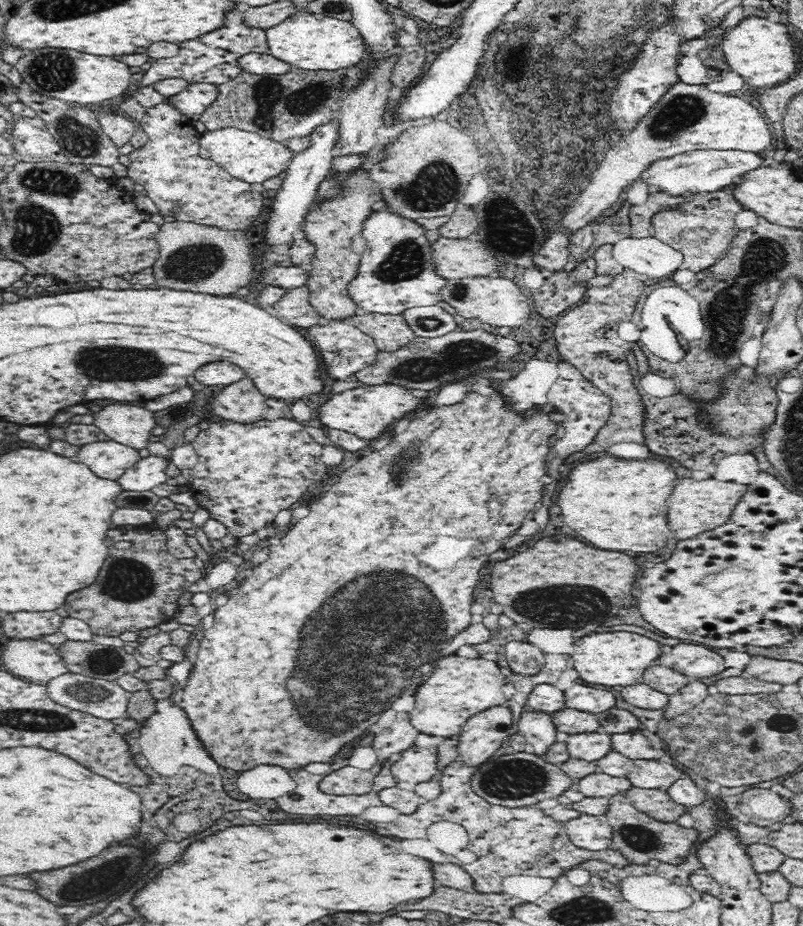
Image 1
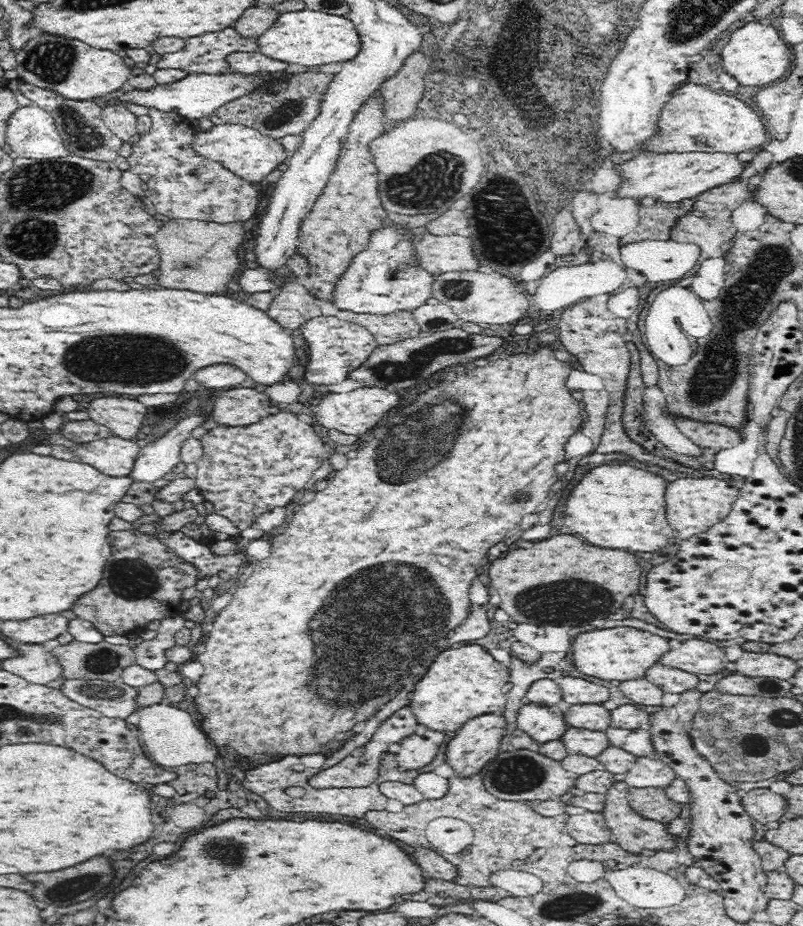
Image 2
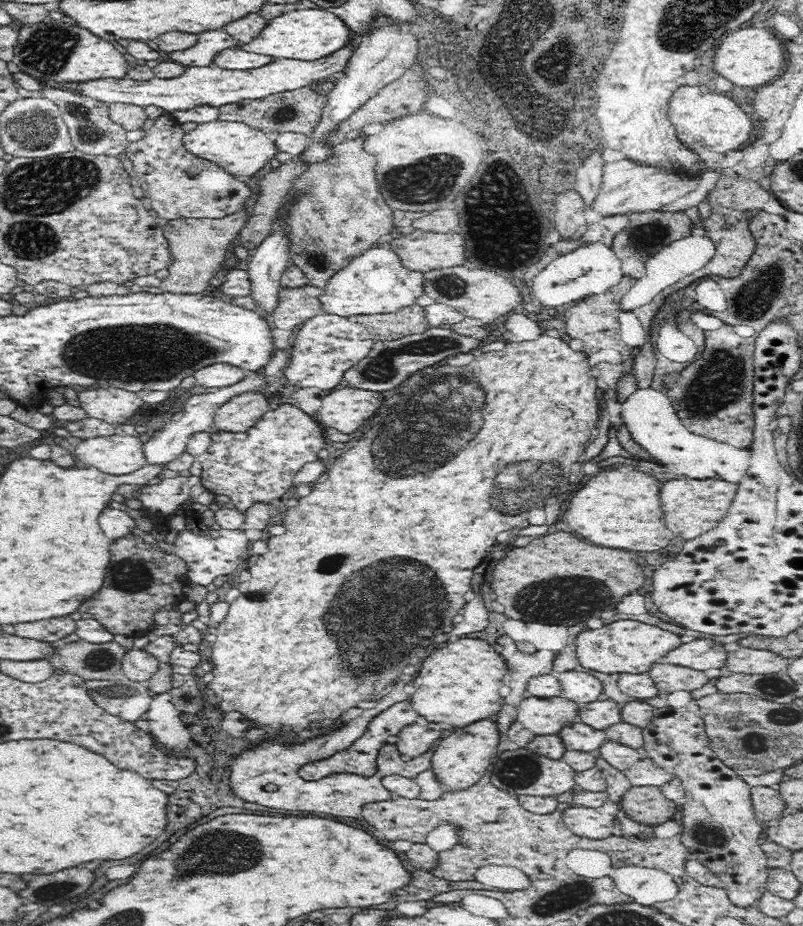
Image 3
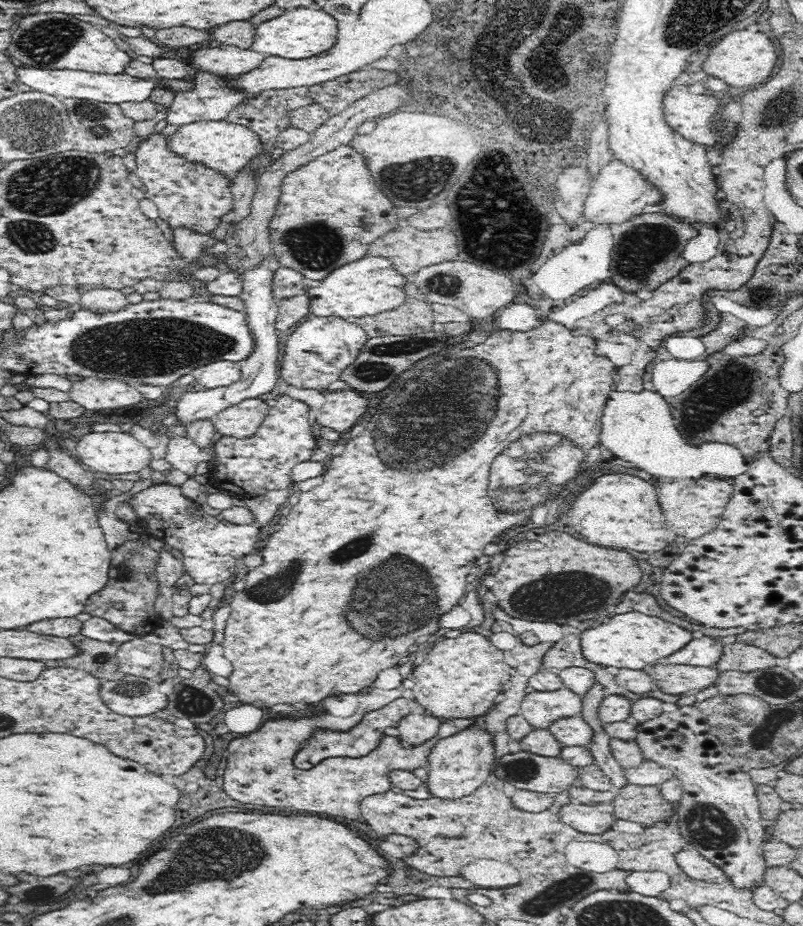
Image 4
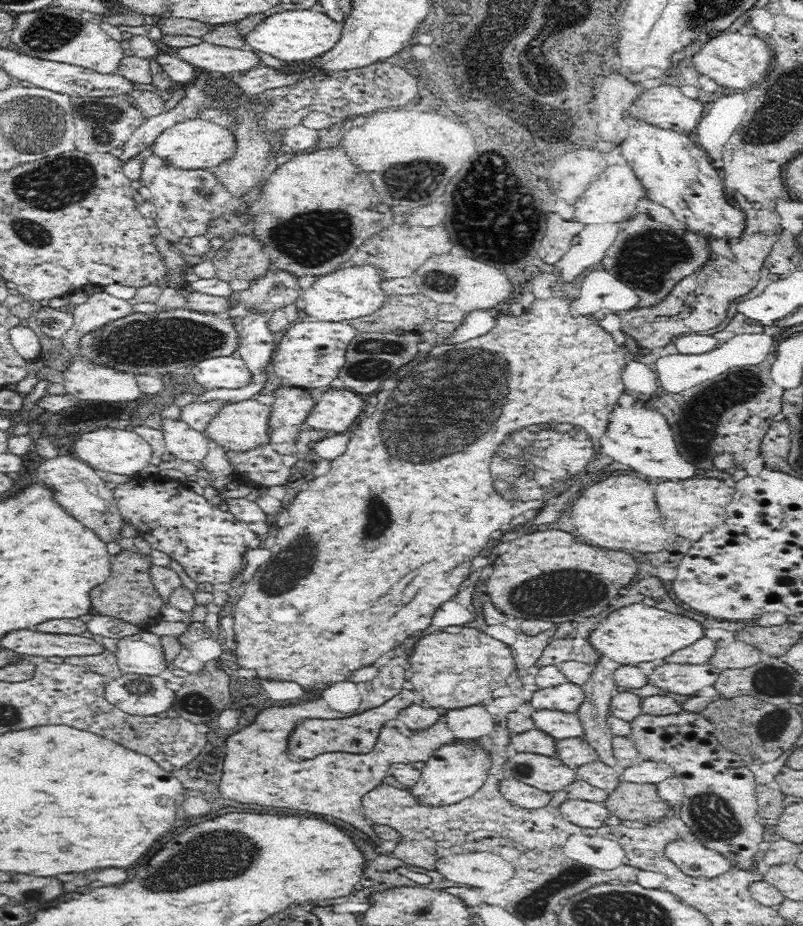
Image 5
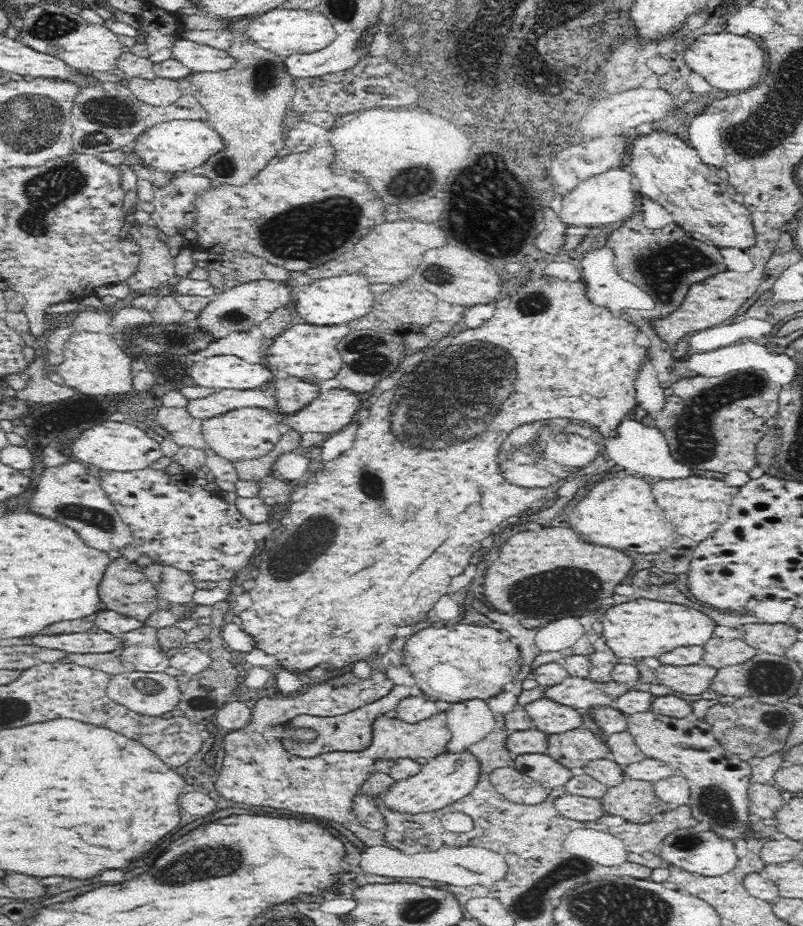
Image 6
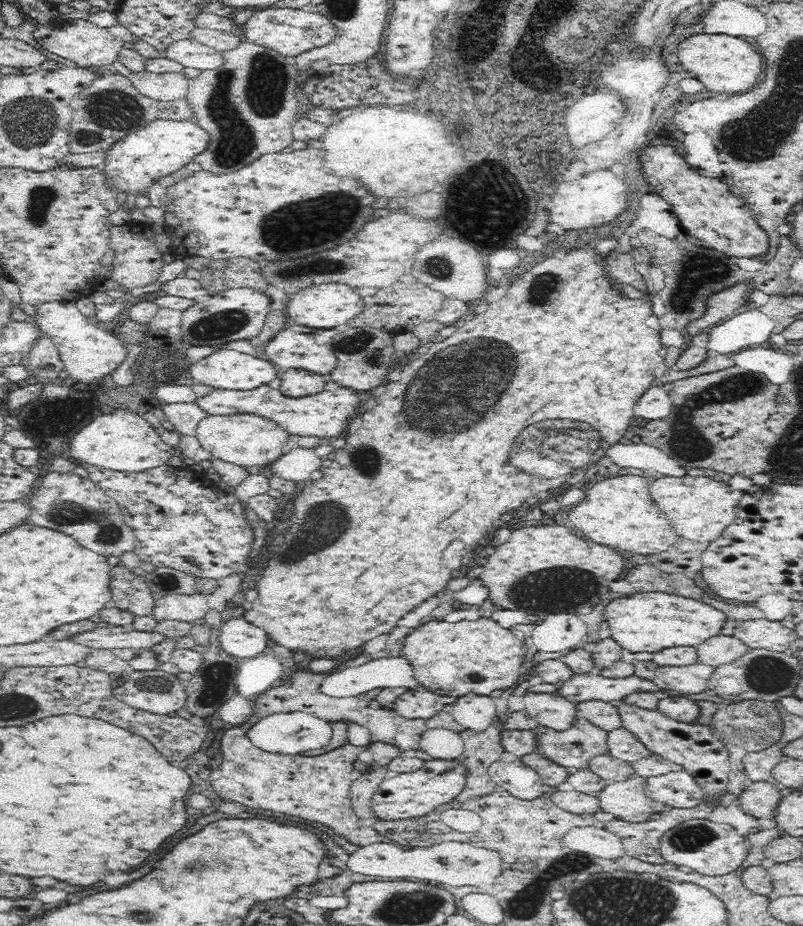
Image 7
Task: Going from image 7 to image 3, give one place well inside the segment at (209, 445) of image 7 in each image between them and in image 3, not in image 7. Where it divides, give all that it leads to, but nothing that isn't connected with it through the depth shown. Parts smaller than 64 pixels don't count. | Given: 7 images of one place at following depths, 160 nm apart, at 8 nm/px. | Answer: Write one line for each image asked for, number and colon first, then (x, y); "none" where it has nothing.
3: (239, 415)
4: (241, 421)
5: (242, 427)
6: (240, 435)

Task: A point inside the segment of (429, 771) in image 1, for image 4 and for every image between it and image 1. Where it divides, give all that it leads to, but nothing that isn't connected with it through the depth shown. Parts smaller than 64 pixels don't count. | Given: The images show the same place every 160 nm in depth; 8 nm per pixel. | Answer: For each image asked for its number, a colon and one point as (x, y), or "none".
2: (416, 751)
3: (413, 740)
4: (414, 728)

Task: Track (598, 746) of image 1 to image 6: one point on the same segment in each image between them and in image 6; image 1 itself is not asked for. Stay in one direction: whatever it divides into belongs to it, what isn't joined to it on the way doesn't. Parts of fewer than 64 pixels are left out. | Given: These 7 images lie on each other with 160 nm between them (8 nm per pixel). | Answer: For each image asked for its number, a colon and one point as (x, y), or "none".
2: (583, 741)
3: (580, 736)
4: (573, 730)
5: (556, 723)
6: (551, 717)

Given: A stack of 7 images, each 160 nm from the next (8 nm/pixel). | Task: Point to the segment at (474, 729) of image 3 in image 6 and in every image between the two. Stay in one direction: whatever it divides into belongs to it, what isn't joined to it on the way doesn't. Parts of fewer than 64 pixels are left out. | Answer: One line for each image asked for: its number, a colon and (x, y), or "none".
4: (458, 765)
5: (455, 772)
6: (445, 779)

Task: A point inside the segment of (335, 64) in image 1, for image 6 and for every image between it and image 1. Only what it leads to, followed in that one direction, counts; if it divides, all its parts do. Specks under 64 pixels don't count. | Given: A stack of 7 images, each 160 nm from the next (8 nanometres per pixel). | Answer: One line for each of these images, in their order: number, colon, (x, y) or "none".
2: (309, 38)
3: (310, 34)
4: (299, 33)
5: (291, 36)
6: (283, 31)

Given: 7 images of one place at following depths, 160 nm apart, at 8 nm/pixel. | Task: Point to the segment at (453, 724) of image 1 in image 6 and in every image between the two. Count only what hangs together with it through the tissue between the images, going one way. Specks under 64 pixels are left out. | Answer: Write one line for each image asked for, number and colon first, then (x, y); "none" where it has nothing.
2: (463, 683)
3: (460, 683)
4: (461, 676)
5: (449, 670)
6: (454, 663)

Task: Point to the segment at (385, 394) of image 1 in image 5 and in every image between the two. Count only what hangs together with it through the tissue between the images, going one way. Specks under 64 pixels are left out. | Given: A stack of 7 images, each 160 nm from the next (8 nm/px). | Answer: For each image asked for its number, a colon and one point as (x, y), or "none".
2: (353, 412)
3: (345, 409)
4: (341, 410)
5: (337, 409)

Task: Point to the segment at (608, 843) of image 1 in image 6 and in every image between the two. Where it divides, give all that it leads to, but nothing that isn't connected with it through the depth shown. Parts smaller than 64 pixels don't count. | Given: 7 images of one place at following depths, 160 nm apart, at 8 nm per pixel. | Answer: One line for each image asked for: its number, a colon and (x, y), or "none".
2: (591, 827)
3: (583, 821)
4: (586, 818)
5: (581, 812)
6: (579, 808)

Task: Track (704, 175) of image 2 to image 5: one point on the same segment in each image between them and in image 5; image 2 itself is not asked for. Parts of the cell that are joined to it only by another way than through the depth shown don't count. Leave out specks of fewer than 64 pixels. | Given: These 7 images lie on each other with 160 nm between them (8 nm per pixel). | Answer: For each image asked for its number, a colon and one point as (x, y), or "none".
3: (627, 187)
4: (619, 192)
5: (613, 198)

